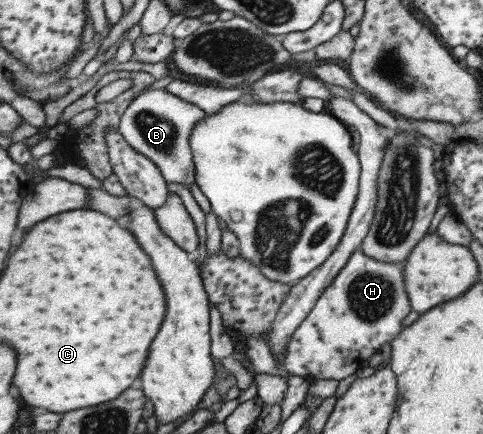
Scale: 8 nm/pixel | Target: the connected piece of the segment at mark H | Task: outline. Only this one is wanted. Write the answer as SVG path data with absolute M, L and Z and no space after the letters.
M360 249L351 253L345 265L325 288L309 314L290 335L282 365L286 373L318 379L343 379L368 364L369 358L380 352L381 345L403 329L402 320L411 311L404 289L402 263L375 261Z

